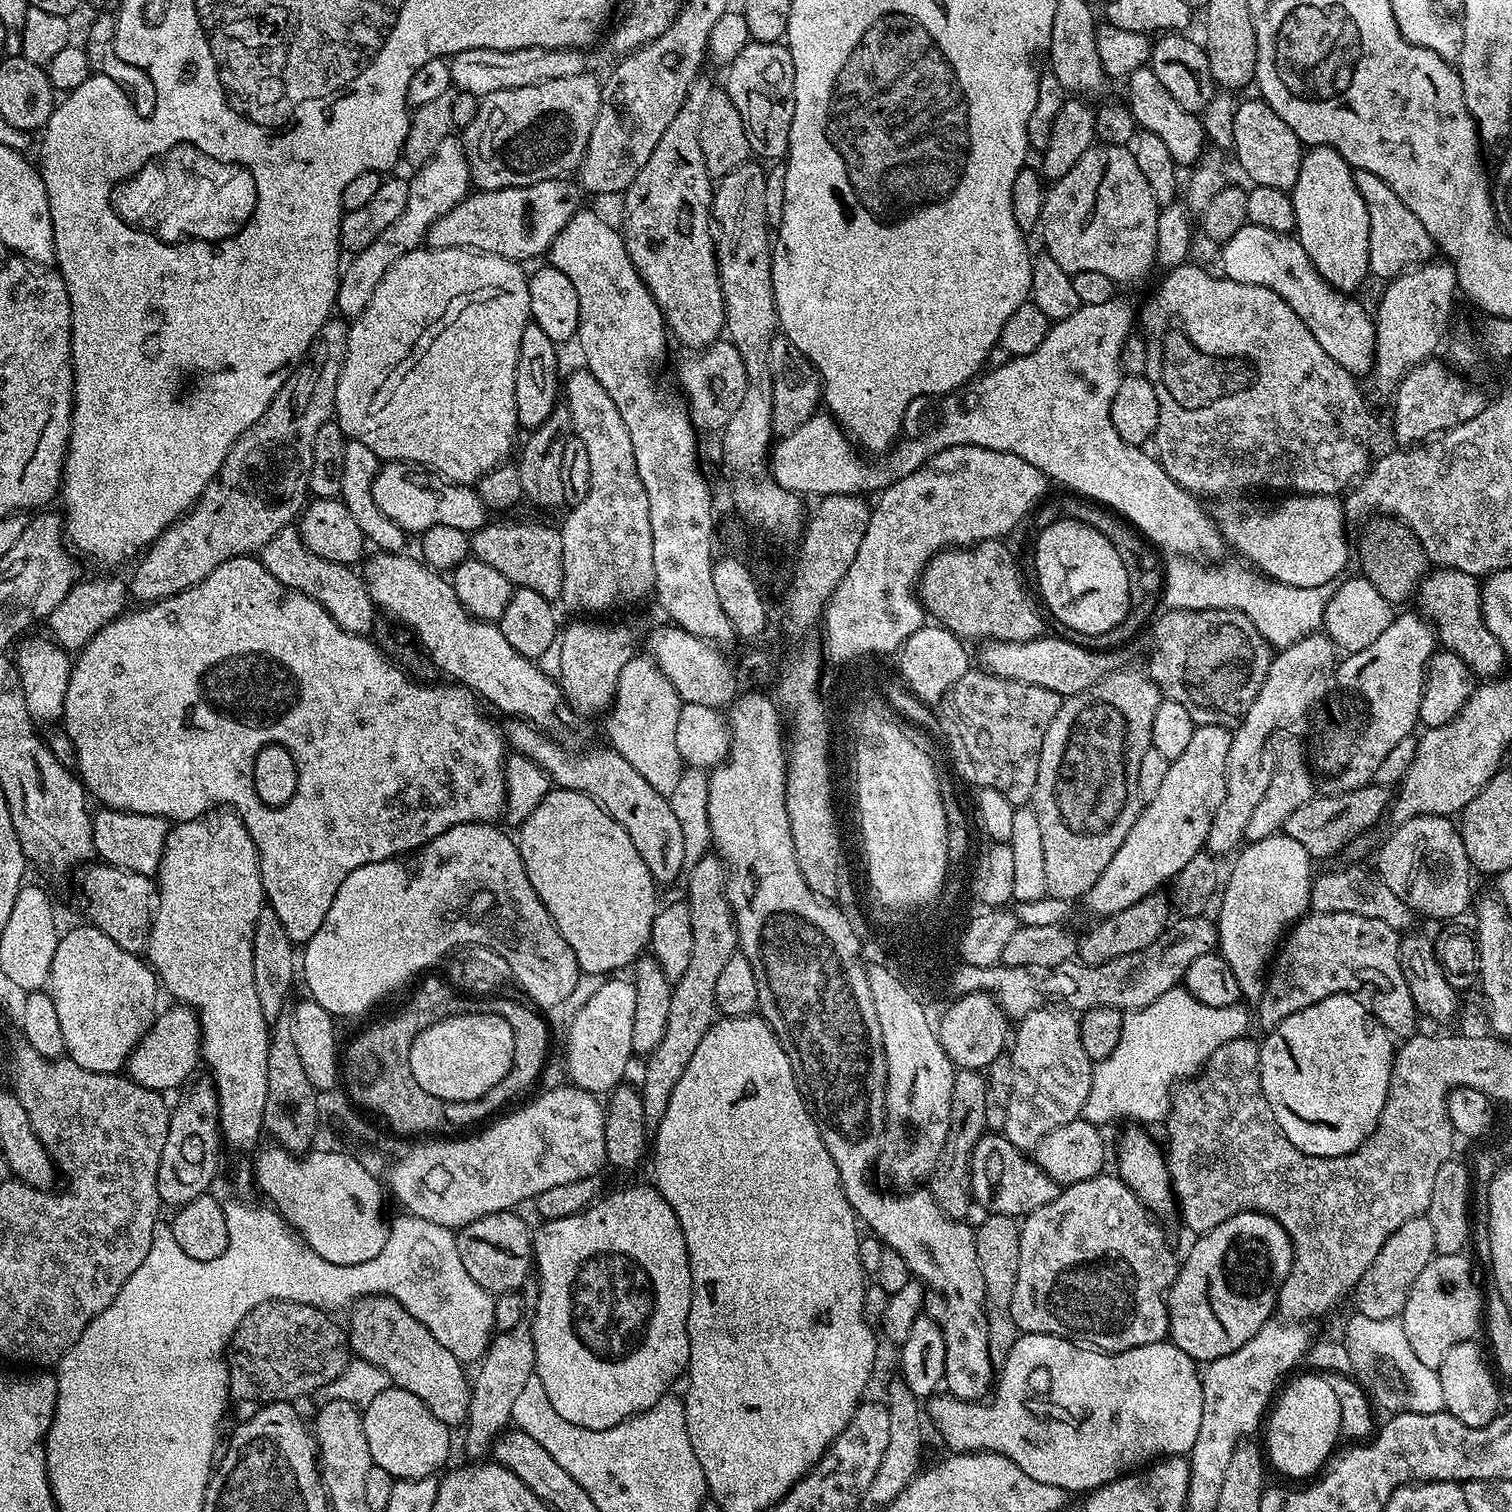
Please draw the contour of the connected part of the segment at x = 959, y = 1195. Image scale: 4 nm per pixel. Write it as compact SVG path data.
M974 1068L959 1069L954 1078L954 1094L950 1106L950 1130L946 1133L946 1146L938 1154L938 1162L926 1187L938 1206L951 1220L964 1220L967 1212L974 1208L972 1198L972 1155L981 1136L985 1135L986 1124L986 1086L985 1073Z

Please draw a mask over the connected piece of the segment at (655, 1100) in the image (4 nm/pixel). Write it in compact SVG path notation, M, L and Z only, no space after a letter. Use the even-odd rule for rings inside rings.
M704 855L687 869L686 880L687 876L686 903L690 910L690 930L694 930L694 950L690 953L686 974L682 974L682 978L673 983L666 1034L662 1034L662 1042L658 1042L651 1056L647 1057L644 1085L639 1085L638 1088L644 1107L644 1117L652 1126L659 1124L662 1114L666 1114L666 1106L670 1106L670 1094L674 1094L678 1078L682 1078L690 1058L694 1058L694 1050L698 1050L698 1042L702 1042L706 1030L717 1019L718 977L722 975L726 962L730 962L730 958L738 952L736 917L724 892L726 868L719 855Z

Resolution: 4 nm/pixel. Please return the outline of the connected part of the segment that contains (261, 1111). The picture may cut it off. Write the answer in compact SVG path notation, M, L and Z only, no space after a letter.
M213 810L207 816L199 816L197 820L186 820L177 823L168 833L168 846L164 849L164 858L158 869L158 903L152 913L152 926L146 937L146 960L159 983L173 997L173 1001L195 1008L200 1018L200 1034L202 1037L202 1060L212 1073L210 1079L216 1085L216 1096L220 1102L220 1130L223 1139L232 1148L244 1152L247 1148L255 1149L261 1143L260 1136L264 1132L264 1115L266 1114L266 1058L268 1057L268 1037L270 1022L262 1014L262 1005L258 1002L258 990L254 990L254 930L260 917L265 911L266 897L262 878L260 877L260 863L254 842L244 825L244 819L231 810Z

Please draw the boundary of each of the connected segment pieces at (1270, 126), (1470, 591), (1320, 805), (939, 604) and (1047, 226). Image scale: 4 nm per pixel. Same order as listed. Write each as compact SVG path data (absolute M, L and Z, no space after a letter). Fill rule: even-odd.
M1240 100L1234 114L1234 134L1231 147L1236 148L1236 160L1240 168L1252 179L1253 185L1270 186L1274 190L1288 192L1298 182L1298 170L1302 159L1300 139L1270 110L1264 100Z
M1433 567L1420 581L1414 597L1419 615L1432 625L1437 641L1447 651L1458 654L1476 678L1496 678L1505 671L1506 657L1498 638L1490 634L1480 605L1481 581L1453 568Z
M1371 783L1352 792L1316 794L1310 802L1298 806L1286 818L1282 832L1307 850L1311 859L1318 862L1340 852L1355 836L1364 836L1379 822L1390 808L1390 792L1383 784Z
M1000 540L937 552L920 573L918 595L925 613L965 642L1026 642L1045 631L1041 609L1034 596L1032 601L1011 550Z
M1100 144L1086 150L1086 154L1074 162L1074 170L1047 189L1038 232L1044 235L1043 247L1054 258L1054 262L1062 266L1062 270L1069 274L1094 270L1123 286L1127 280L1142 279L1144 272L1154 268L1159 217L1160 208L1150 190L1150 182L1146 182L1142 170L1138 170L1132 148Z

